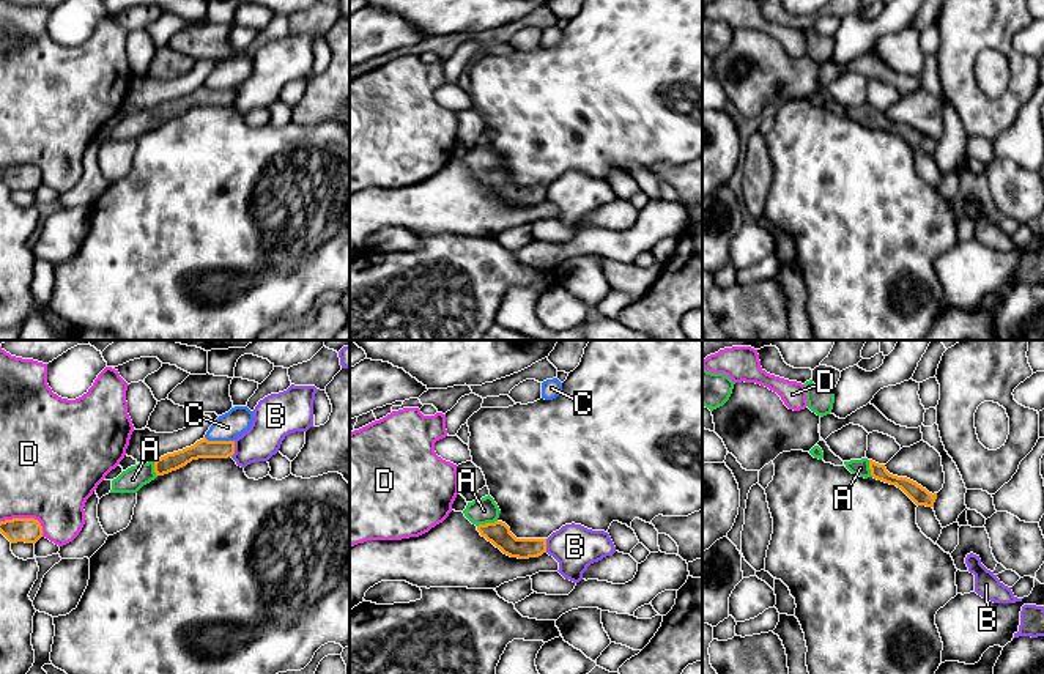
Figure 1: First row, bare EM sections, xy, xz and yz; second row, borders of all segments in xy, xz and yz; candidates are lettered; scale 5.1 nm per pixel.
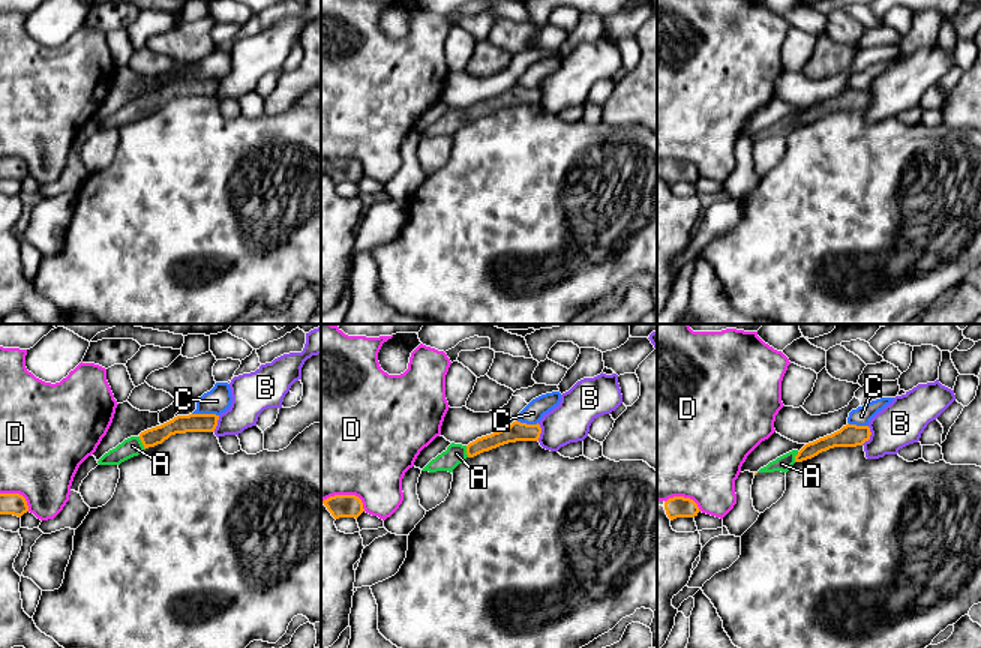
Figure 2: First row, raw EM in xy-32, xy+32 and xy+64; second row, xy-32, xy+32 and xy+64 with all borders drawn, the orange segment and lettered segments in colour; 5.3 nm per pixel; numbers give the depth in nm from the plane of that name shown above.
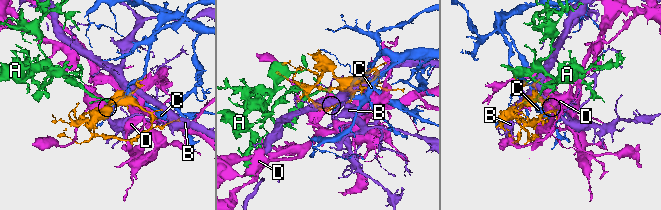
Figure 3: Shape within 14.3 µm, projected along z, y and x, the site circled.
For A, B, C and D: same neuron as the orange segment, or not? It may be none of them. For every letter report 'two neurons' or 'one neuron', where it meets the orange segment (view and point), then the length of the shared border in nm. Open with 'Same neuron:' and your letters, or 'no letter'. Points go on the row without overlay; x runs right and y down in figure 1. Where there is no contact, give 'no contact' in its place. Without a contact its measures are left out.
Same neuron: A
A: one neuron; meets orange in xz at (487, 170); contact 110 nm long
B: two neurons; meets orange in xy at (233, 96); contact 80 nm long
C: two neurons; meets orange in xy at (219, 88); contact 150 nm long
D: two neurons; meets orange in xy at (27, 166); contact 240 nm long

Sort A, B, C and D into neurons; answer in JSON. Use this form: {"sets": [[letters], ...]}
{"sets": [["A"], ["B"], ["C"], ["D"]]}

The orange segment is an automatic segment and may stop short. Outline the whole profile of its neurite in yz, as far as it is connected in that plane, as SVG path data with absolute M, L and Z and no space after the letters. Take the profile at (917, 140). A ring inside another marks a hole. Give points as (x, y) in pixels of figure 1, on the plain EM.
M861 106L861 107L850 107L844 109L846 115L860 124L874 124L890 132L896 132L901 135L916 153L934 154L937 146L937 140L929 140L926 135L918 132L916 129L907 124L898 124L887 118L885 112L879 112L872 107Z

